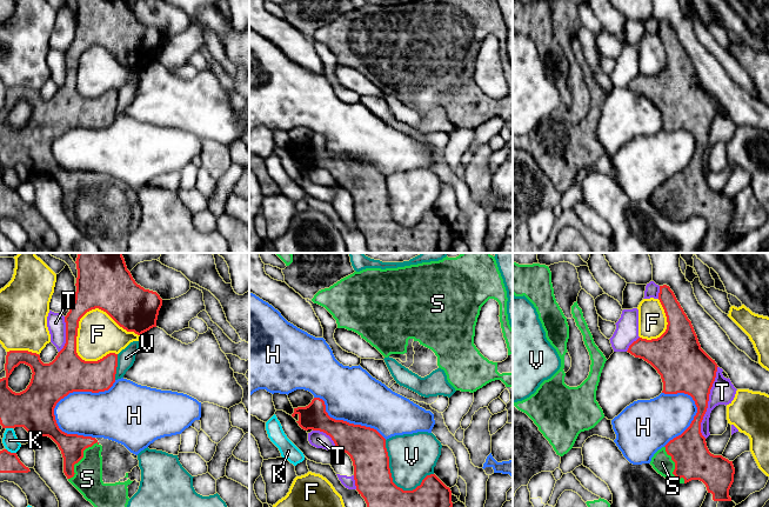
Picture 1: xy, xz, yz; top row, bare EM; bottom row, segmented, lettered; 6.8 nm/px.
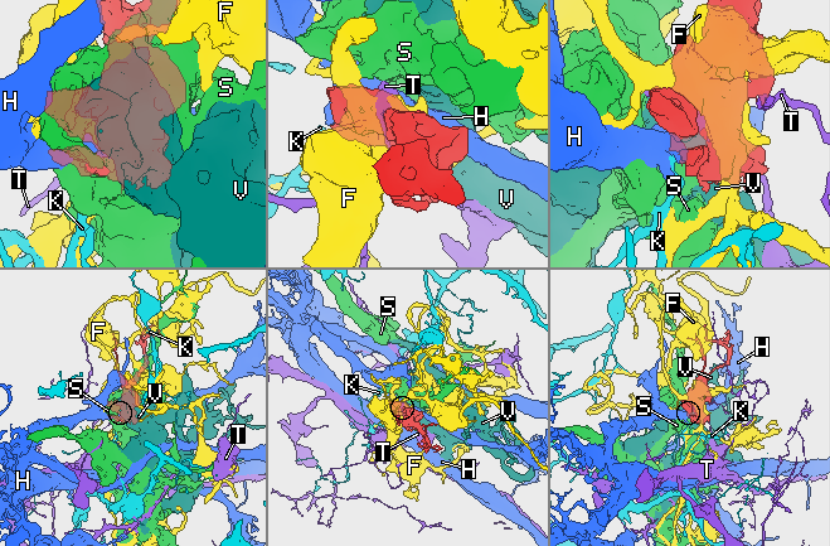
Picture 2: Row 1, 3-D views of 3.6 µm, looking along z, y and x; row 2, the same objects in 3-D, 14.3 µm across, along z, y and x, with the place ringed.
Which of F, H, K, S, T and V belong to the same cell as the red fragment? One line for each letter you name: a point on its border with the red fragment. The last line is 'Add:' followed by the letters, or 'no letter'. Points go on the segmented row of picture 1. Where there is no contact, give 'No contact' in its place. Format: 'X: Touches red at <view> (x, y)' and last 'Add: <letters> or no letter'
S: Touches red at xy (80, 459)
Add: S

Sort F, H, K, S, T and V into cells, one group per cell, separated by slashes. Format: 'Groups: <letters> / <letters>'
Groups: F / H / K / S / T / V

